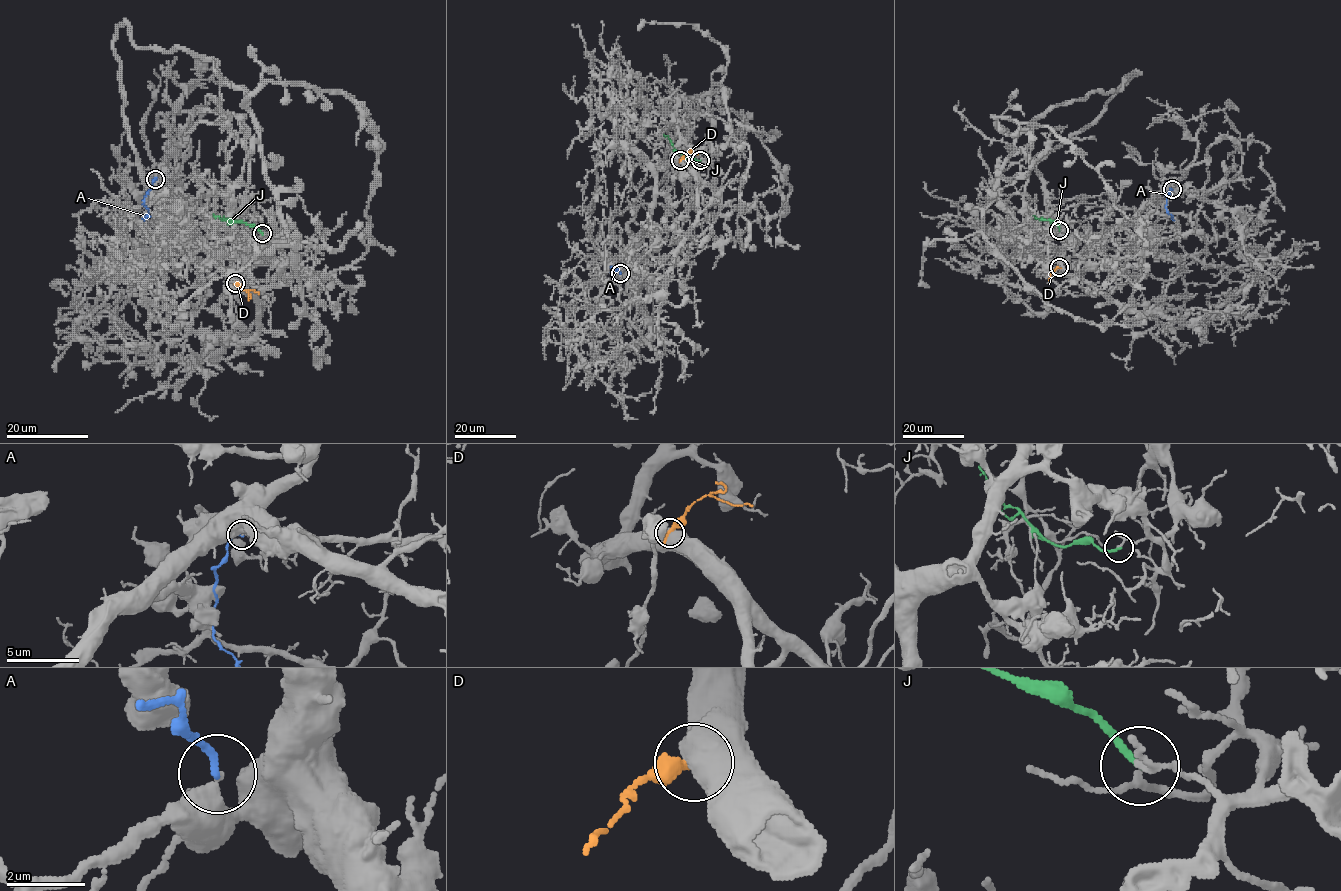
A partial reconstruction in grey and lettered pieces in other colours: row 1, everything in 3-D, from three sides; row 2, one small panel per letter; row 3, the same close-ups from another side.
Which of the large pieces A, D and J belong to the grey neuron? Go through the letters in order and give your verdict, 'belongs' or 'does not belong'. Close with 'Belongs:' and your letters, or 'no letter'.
A: does not belong
D: does not belong
J: does not belong
Belongs: no letter

